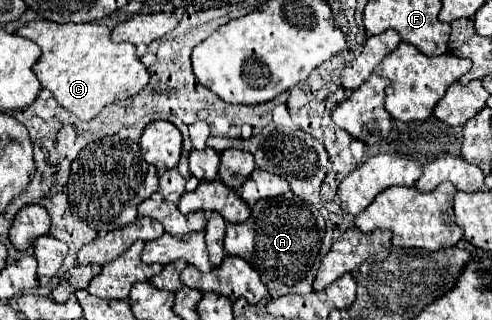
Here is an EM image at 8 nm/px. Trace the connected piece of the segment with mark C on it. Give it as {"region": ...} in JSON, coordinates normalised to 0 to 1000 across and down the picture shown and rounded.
{"region":[[[67,66],[35,97],[43,116],[71,128],[87,172],[71,197],[67,222],[87,278],[100,278],[116,322],[157,359],[165,378],[181,378],[205,353],[222,322],[262,309],[278,297],[303,259],[303,222],[283,191],[266,134],[230,134],[222,122],[222,84],[197,72],[104,72]]]}

